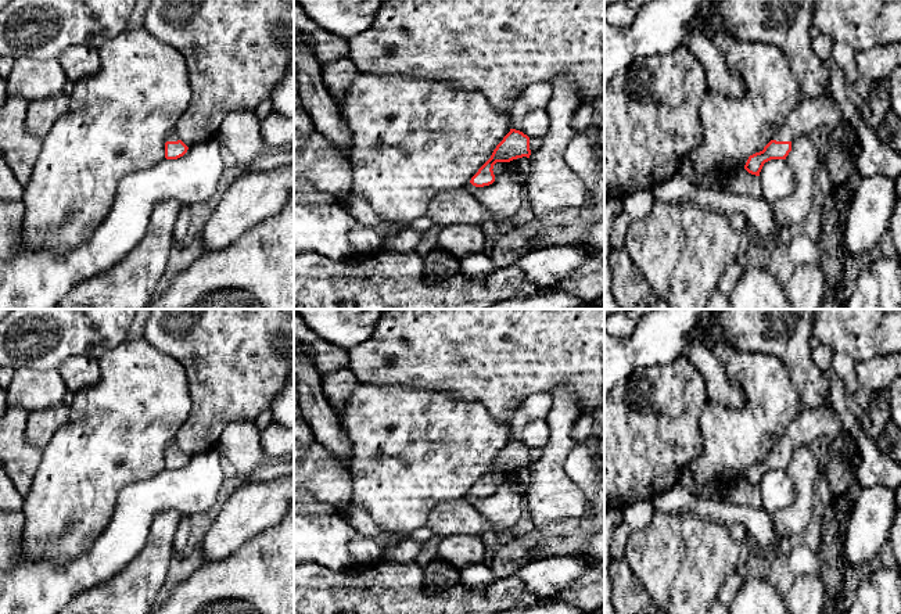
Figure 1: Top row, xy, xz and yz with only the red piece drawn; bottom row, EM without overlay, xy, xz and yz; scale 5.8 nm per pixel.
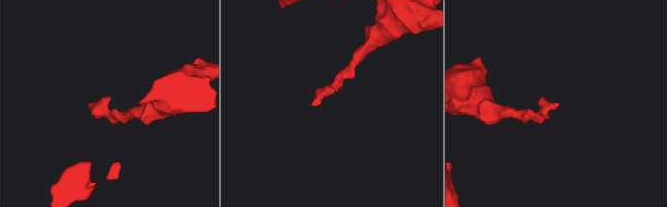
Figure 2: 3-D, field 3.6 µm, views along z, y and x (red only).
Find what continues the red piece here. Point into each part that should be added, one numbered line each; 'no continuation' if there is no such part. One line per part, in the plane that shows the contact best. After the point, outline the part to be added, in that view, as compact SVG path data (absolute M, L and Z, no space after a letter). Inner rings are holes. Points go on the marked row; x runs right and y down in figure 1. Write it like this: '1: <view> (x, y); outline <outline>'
1: yz (822, 111); outline M830 96L804 98L796 105L772 140L793 141L797 136L810 136L818 128L825 128L830 134L843 122L846 118Z

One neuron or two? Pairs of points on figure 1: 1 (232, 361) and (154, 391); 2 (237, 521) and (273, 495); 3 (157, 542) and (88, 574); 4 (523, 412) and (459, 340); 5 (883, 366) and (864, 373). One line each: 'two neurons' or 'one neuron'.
1: two neurons
2: one neuron
3: two neurons
4: two neurons
5: one neuron

